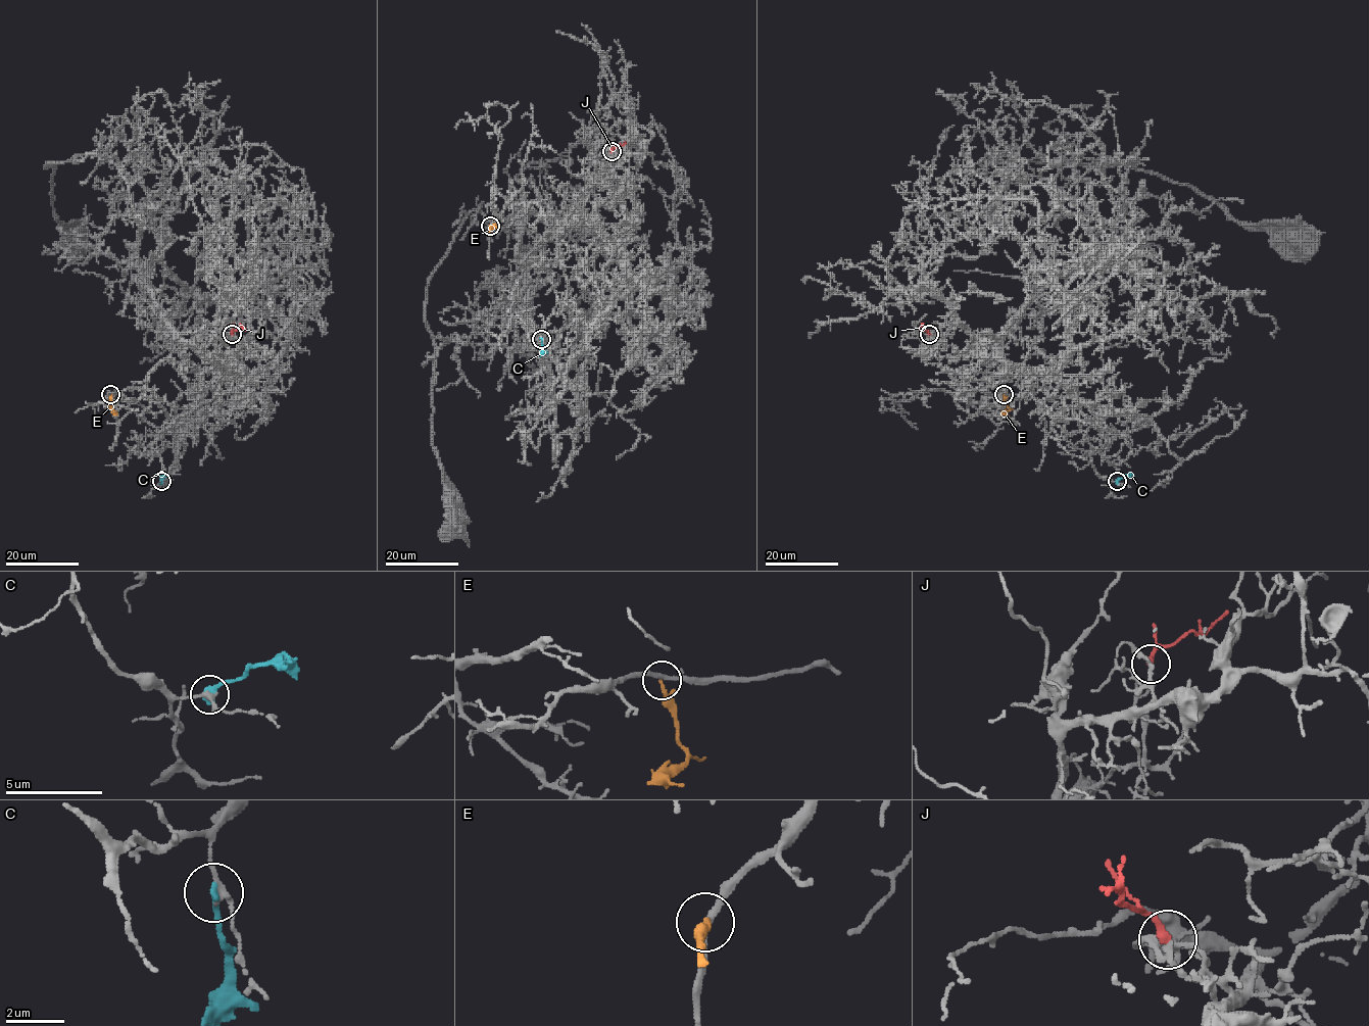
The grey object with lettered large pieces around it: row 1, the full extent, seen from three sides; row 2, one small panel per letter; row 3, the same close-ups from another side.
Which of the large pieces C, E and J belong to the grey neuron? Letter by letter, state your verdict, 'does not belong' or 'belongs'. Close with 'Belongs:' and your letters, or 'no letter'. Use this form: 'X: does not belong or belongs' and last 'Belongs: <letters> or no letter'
C: does not belong
E: does not belong
J: belongs
Belongs: J

